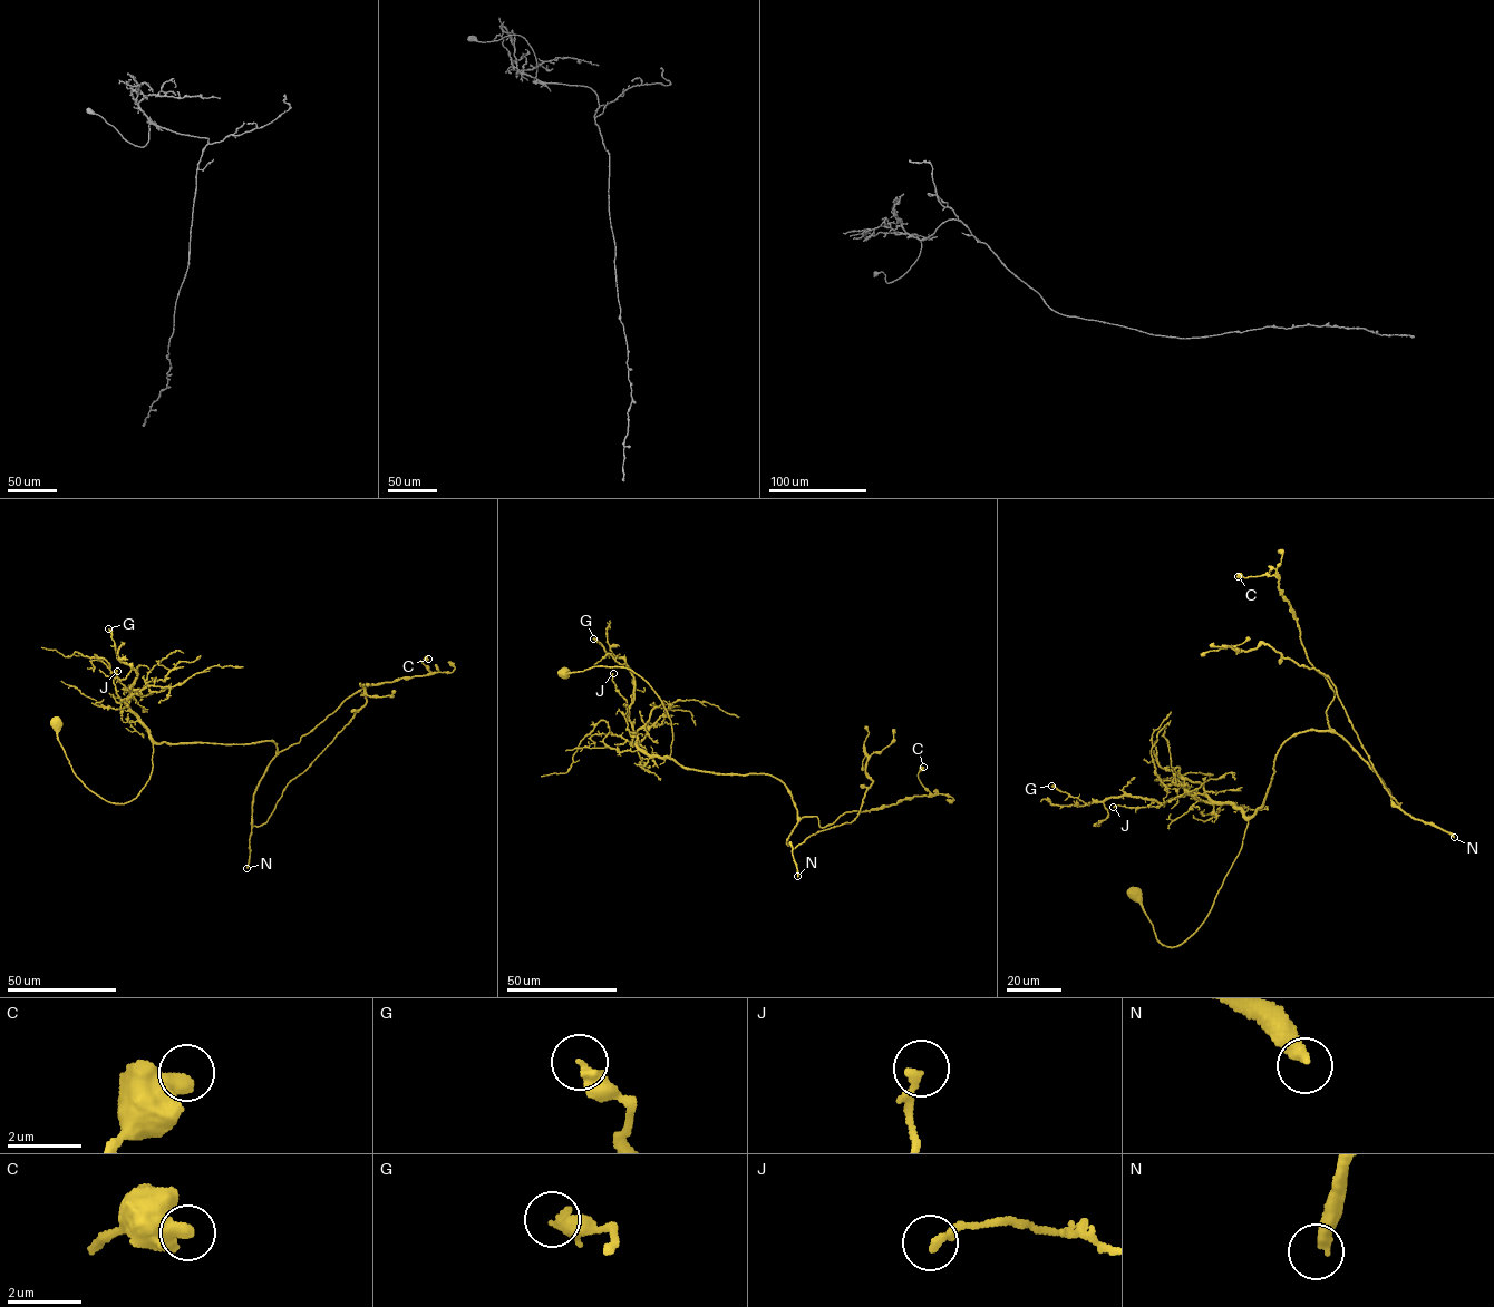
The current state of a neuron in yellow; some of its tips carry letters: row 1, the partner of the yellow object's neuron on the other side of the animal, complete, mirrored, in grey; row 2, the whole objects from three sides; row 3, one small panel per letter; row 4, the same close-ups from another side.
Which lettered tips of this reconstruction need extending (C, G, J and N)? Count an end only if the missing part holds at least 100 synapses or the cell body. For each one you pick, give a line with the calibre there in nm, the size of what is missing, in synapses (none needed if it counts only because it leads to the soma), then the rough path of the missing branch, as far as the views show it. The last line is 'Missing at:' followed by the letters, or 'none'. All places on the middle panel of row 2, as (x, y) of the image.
N: 400 nm thick; about 110 synapses
Missing at: N

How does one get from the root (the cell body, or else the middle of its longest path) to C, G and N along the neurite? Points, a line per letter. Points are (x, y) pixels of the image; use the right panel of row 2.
C: (1136, 895), (1160, 942), (1185, 942), (1279, 749), (1331, 729), (1335, 692), (1278, 577), (1238, 576)
G: (1136, 895), (1160, 942), (1185, 942), (1240, 850), (1244, 812), (1192, 792), (1089, 805), (1051, 786)
N: (1136, 895), (1162, 944), (1193, 934), (1264, 799), (1279, 749), (1307, 731), (1342, 735), (1394, 803), (1454, 837)

